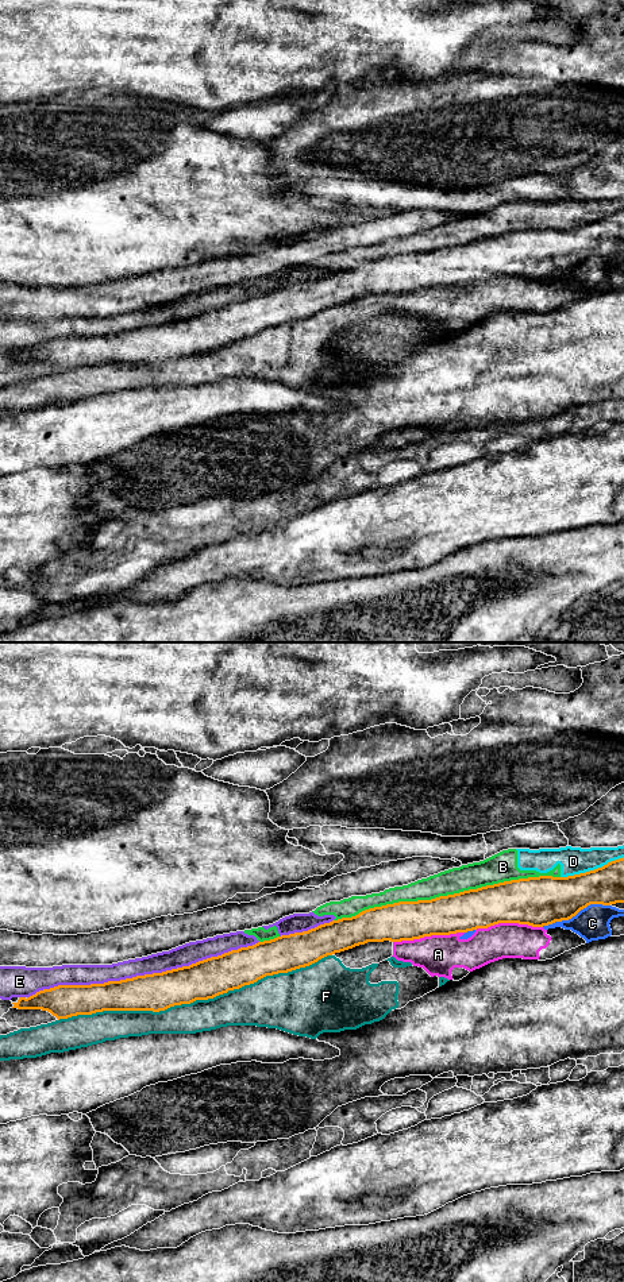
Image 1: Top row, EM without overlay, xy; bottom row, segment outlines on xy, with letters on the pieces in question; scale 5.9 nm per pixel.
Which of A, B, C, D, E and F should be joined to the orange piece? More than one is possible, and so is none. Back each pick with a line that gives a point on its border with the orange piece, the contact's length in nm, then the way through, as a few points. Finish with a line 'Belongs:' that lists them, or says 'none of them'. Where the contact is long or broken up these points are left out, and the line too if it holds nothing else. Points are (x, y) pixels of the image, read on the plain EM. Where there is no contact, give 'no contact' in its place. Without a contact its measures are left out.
Belongs: none of them

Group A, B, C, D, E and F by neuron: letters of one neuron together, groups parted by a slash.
A F / B D / C / E

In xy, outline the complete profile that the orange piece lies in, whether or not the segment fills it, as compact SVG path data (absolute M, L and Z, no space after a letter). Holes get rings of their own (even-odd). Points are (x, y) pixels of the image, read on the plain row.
M624 209L574 228L519 231L431 252L398 254L374 259L355 269L332 273L308 283L281 287L162 325L104 336L58 337L43 341L27 351L19 350L16 355L12 355L12 360L47 363L58 372L103 363L159 364L174 358L213 351L228 343L254 336L266 328L305 320L327 308L367 294L413 293L431 287L450 287L488 281L498 275L543 279L555 274L569 273L590 256L610 258L616 255L624 255Z

